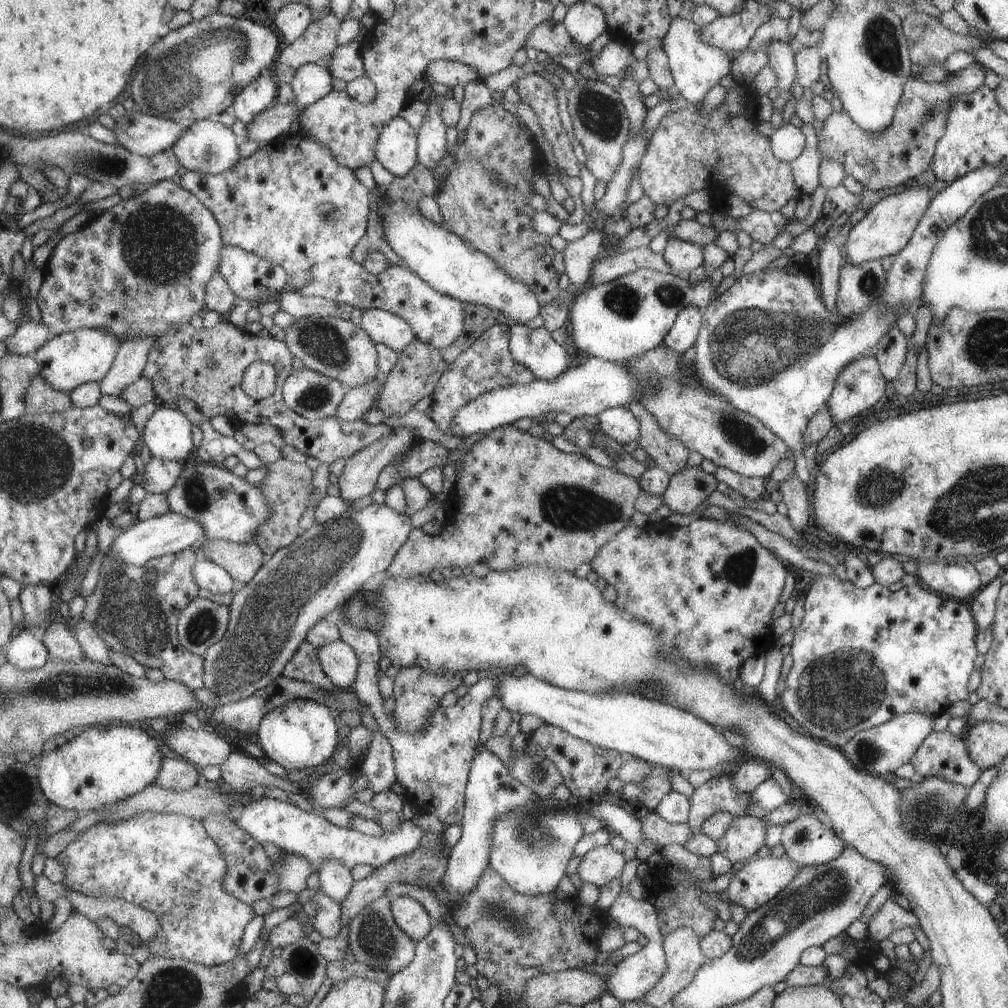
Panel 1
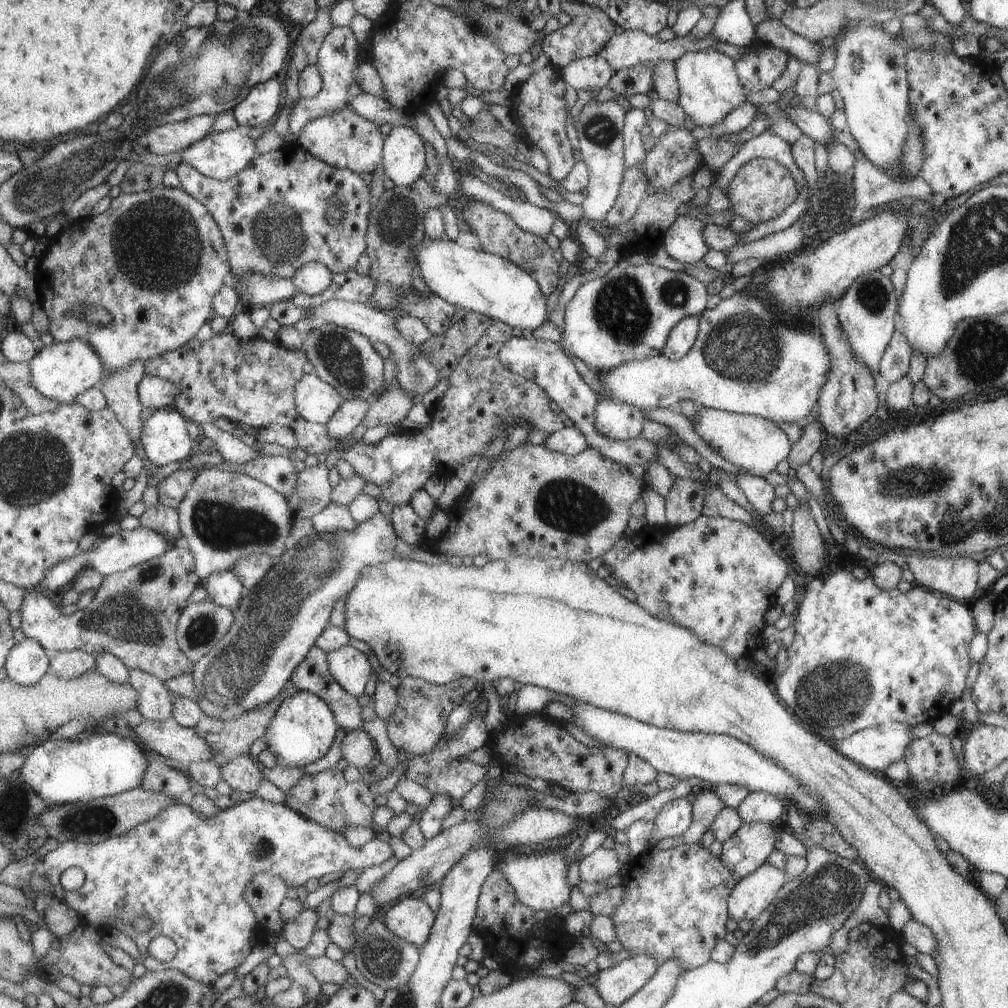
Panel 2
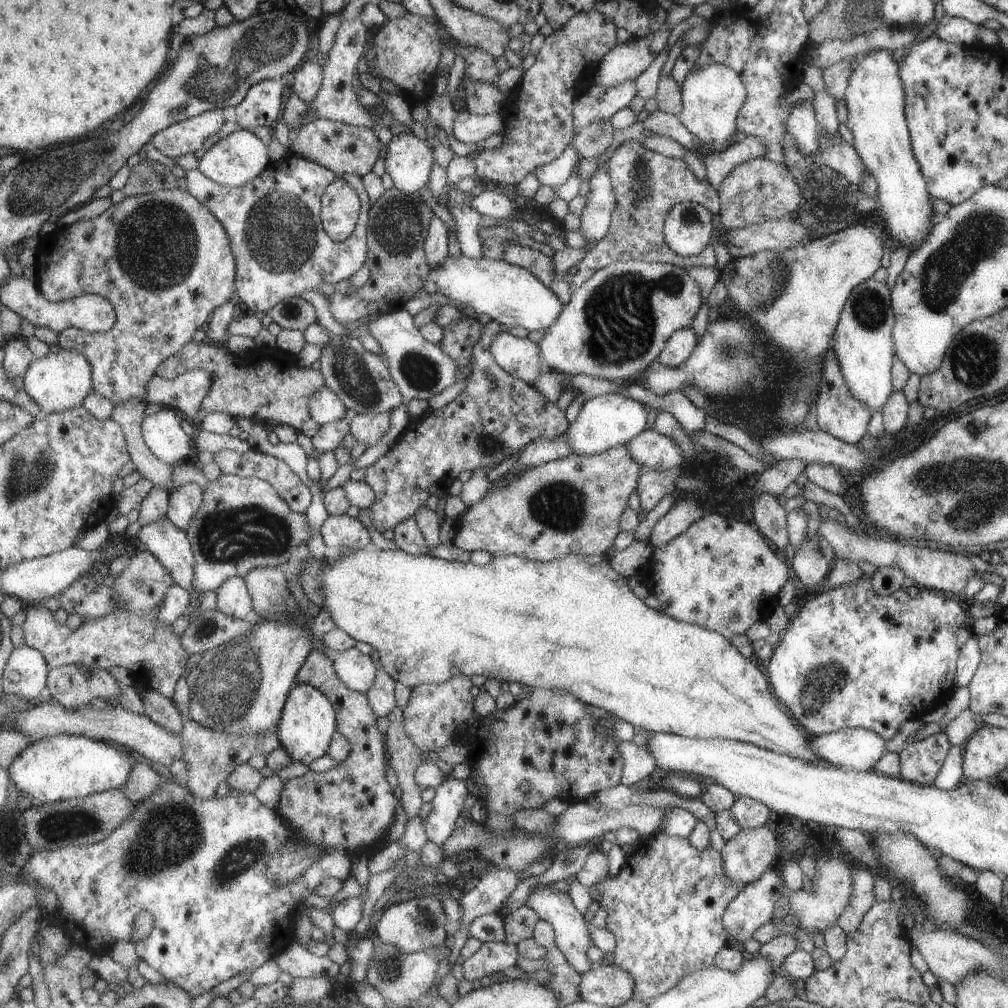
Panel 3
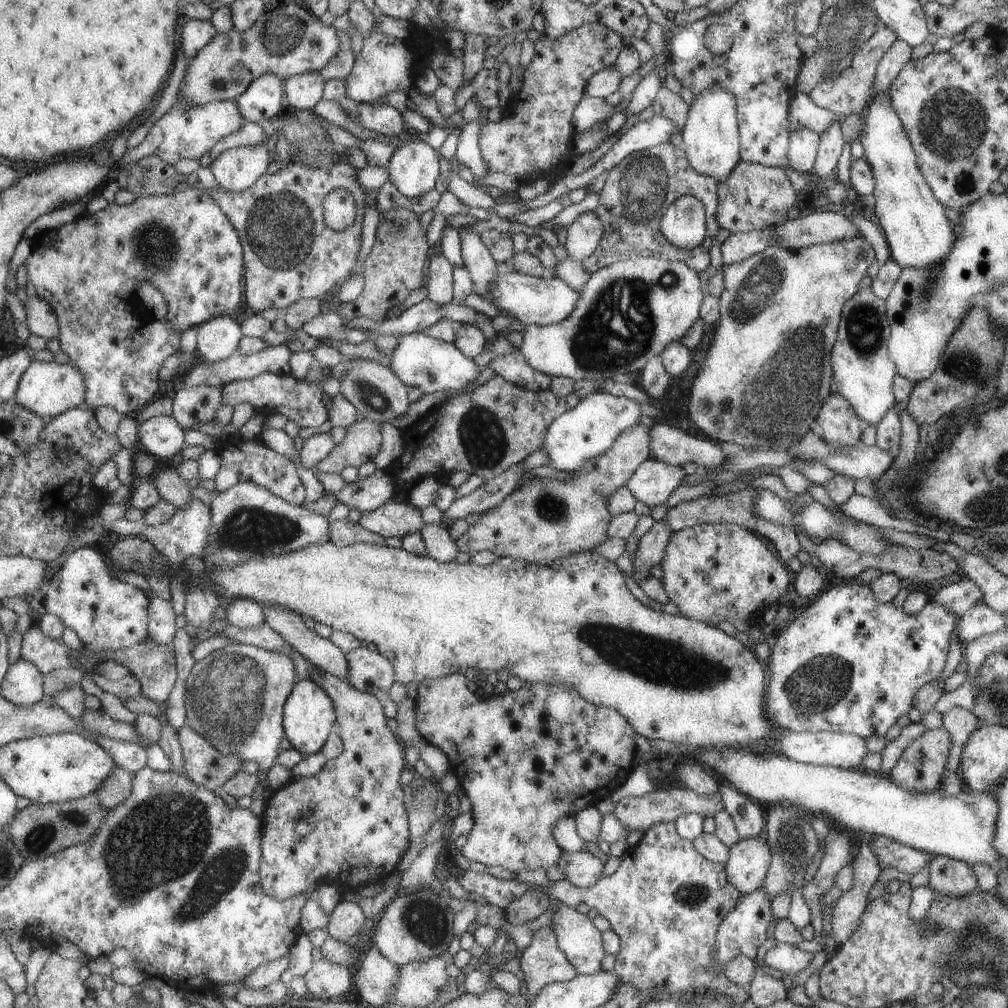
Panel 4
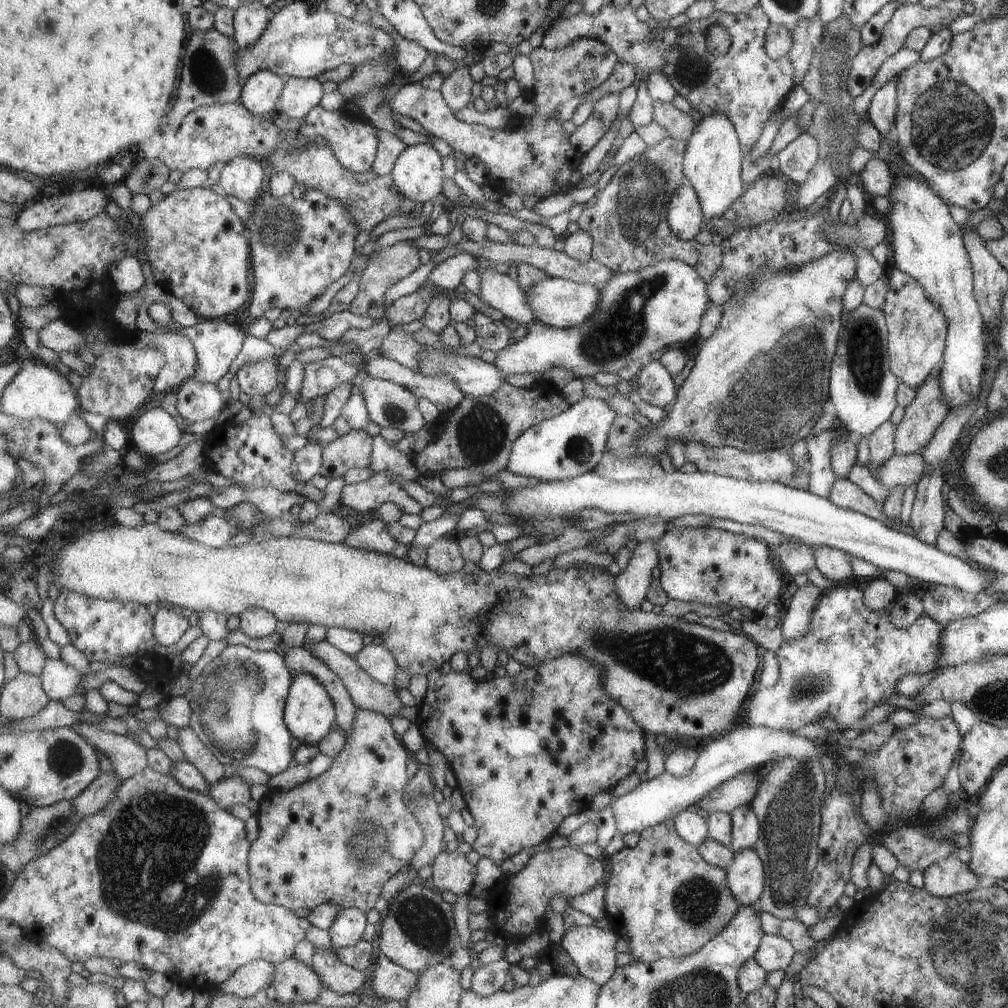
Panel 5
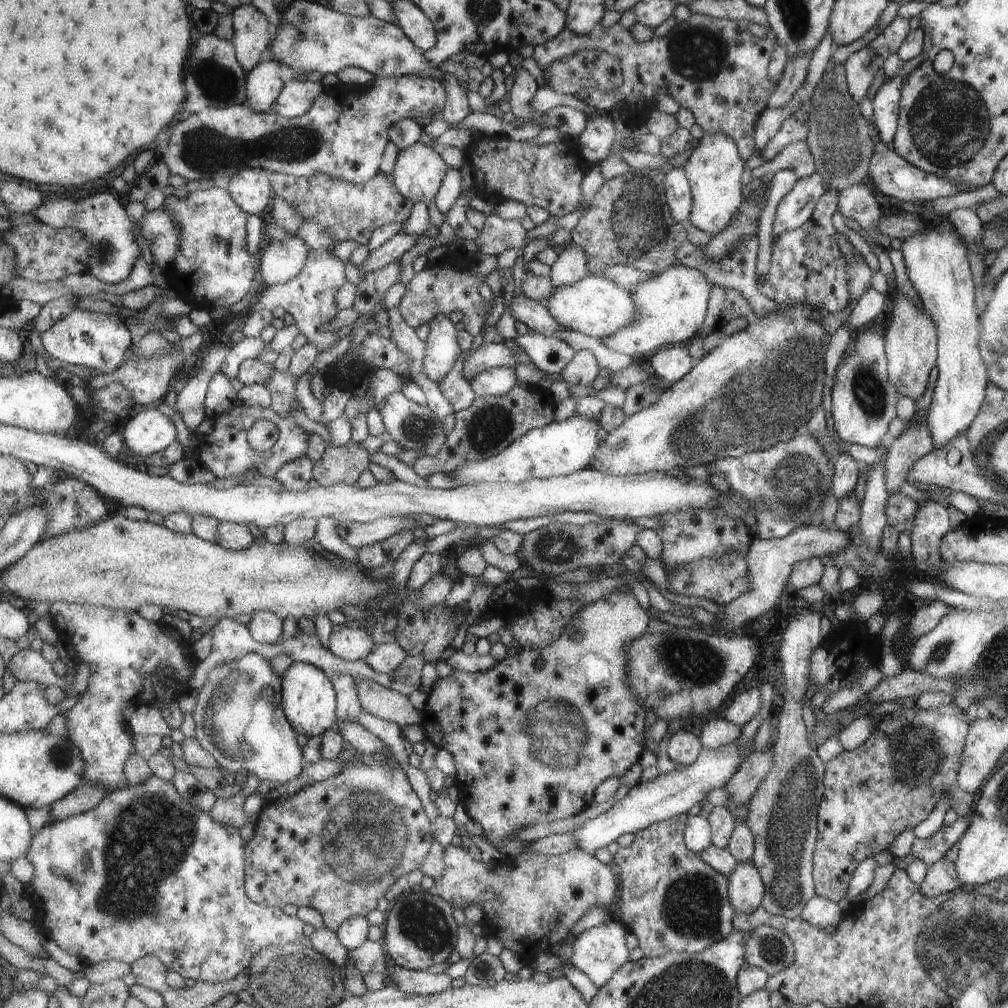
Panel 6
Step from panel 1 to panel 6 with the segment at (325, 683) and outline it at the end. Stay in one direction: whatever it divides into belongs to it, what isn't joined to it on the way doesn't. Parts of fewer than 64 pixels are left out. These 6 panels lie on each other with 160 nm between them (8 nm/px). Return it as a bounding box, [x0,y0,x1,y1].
[246,752,435,933]

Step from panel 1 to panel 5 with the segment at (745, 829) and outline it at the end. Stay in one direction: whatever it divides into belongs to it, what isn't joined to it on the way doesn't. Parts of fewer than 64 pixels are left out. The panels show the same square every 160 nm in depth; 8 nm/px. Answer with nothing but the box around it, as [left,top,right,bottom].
[725,847,766,906]

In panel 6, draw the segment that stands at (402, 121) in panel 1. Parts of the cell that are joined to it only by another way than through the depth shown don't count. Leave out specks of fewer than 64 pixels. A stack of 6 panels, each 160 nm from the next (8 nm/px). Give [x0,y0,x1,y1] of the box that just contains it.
[393,141,450,203]

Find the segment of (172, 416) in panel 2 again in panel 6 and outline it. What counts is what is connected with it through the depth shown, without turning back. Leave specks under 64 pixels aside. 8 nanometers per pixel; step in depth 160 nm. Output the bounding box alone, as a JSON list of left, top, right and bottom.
[123,406,177,456]

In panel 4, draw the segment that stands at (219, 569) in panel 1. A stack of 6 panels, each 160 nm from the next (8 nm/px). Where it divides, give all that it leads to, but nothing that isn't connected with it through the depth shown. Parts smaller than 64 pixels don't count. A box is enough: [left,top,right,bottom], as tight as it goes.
[225,596,266,629]

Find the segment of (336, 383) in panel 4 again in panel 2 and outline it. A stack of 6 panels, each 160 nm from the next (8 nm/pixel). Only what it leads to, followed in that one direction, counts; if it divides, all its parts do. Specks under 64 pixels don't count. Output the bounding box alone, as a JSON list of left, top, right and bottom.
[146,331,342,455]

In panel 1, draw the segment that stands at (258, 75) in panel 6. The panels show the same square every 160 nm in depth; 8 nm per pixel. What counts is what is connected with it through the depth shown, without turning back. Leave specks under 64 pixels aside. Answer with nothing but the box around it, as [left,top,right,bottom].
[231,74,276,124]

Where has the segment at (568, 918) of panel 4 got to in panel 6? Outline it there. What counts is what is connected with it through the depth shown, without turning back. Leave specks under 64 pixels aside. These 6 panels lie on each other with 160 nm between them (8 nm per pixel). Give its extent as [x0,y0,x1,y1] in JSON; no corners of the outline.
[563,920,629,988]

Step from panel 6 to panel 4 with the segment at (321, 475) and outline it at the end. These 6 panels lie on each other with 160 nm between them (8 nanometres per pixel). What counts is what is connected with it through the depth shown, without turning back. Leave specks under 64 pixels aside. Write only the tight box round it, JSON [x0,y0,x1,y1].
[316,418,383,474]

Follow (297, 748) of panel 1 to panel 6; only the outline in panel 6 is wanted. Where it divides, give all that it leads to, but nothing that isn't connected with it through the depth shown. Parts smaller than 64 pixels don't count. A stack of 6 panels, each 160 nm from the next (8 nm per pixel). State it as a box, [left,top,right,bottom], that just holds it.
[282,662,338,737]

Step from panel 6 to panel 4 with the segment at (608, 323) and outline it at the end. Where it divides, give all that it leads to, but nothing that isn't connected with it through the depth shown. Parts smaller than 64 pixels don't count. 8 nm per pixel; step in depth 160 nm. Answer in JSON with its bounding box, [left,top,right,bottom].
[483,268,580,326]

